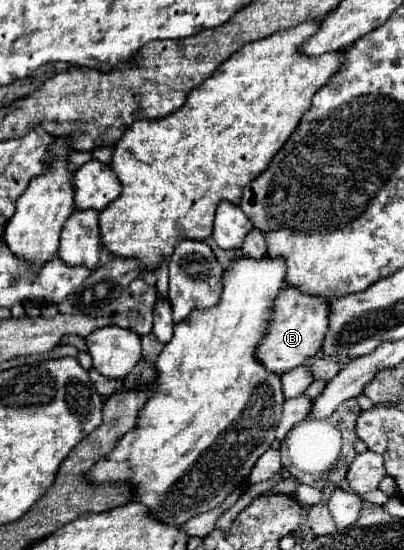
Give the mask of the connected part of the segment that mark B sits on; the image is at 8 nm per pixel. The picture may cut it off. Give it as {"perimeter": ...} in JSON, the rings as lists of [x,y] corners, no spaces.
{"perimeter":[[[285,287],[275,299],[275,319],[271,321],[267,335],[261,339],[261,345],[257,347],[257,357],[269,371],[275,373],[285,373],[299,367],[321,351],[323,339],[329,331],[329,315],[331,305],[327,297],[309,295],[297,287]]]}

